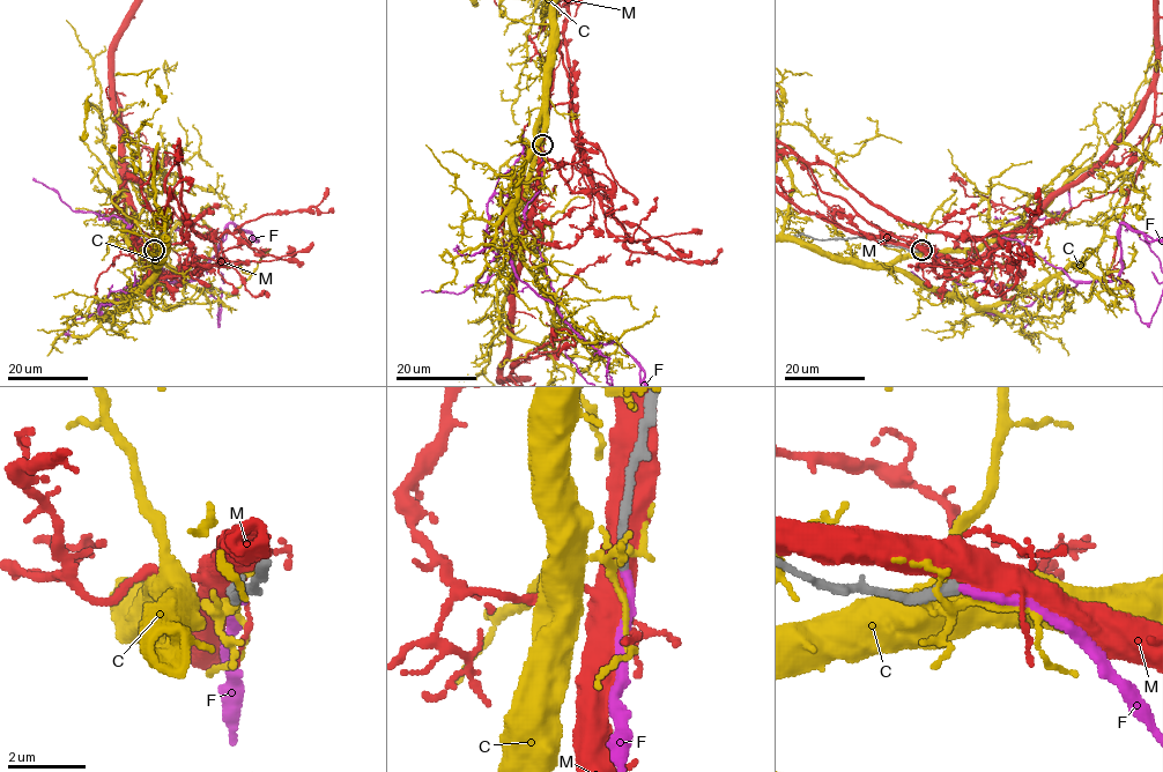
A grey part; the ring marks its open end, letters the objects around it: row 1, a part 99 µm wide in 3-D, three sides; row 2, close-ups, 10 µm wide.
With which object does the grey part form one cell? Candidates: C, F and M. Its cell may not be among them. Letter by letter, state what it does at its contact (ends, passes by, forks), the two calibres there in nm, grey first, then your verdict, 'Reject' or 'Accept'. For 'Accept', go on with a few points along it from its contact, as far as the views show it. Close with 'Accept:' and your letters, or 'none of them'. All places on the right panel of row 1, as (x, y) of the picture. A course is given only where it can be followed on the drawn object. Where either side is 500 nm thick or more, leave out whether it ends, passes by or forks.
C: It forks there. Thickness 300 nm (grey) against 130 nm. Reject
F: It ends there. Thickness 280 nm (grey) against 200 nm. Accept
M: It forks there. Thickness 260 nm (grey) against 440 nm. Reject
Accept: F

